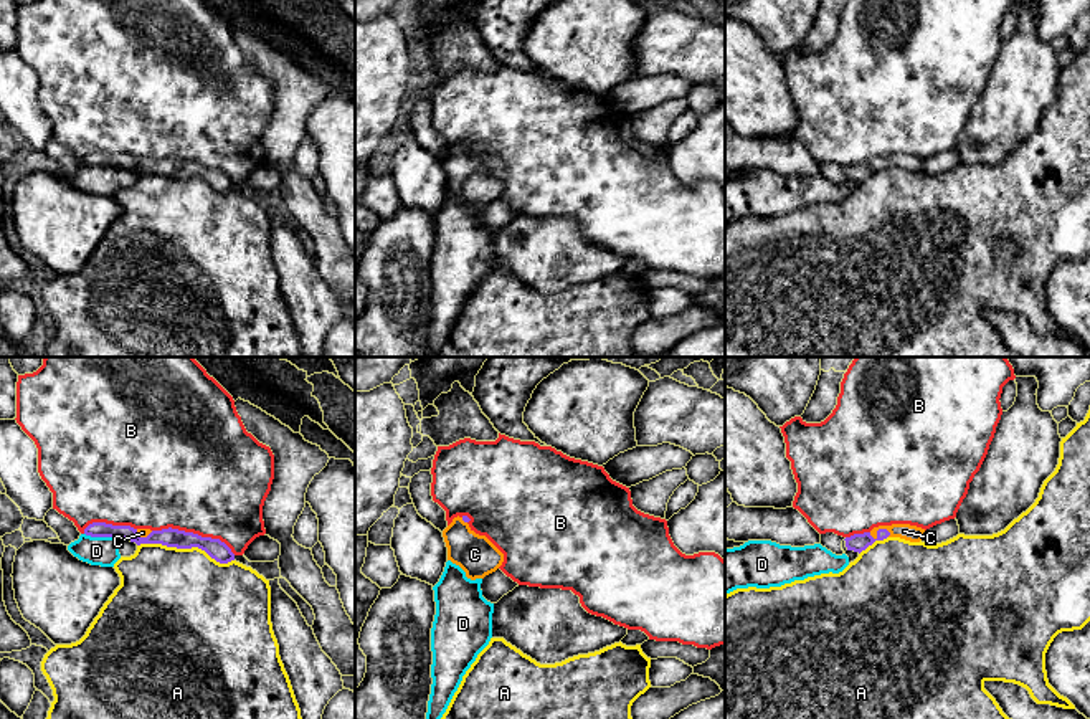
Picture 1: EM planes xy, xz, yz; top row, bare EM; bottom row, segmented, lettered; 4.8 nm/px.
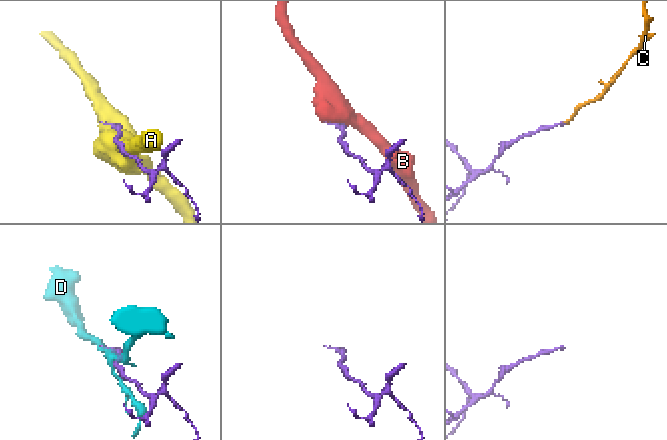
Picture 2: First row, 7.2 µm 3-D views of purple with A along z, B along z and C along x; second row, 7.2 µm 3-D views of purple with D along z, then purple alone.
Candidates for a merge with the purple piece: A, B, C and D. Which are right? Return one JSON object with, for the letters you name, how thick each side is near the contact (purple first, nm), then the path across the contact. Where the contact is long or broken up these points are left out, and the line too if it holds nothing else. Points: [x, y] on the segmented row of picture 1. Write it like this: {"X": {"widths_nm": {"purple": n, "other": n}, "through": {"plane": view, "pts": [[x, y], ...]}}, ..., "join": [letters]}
{"C": {"widths_nm": {"purple": 90, "other": 80}, "through": {"plane": "yz", "pts": [[857, 542], [874, 538], [879, 529], [904, 531]]}}, "join": ["C"]}

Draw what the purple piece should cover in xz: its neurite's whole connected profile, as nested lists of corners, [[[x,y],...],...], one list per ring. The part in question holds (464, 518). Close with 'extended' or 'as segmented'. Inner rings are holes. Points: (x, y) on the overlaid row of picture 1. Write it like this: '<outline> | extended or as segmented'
[[[467,516],[454,517],[443,537],[448,560],[459,565],[467,579],[476,580],[495,572],[504,562],[504,554],[486,536],[476,534],[469,521]]] | extended

